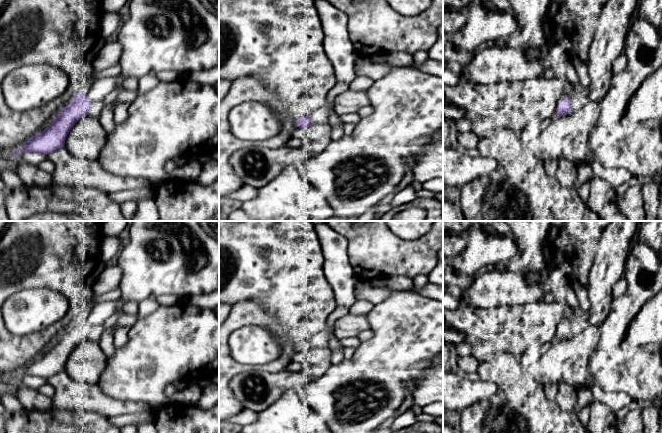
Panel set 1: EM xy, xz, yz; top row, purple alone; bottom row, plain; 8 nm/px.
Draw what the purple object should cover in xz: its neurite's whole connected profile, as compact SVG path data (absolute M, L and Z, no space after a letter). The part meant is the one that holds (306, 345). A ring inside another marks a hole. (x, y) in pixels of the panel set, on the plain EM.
M326 326L324 330L315 334L308 340L296 345L296 348L299 352L307 352L311 348L323 348L328 347L330 337L334 334L334 328Z

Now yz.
M566 310L559 322L558 330L556 332L556 337L558 341L565 340L572 336L570 324L571 318L571 315Z

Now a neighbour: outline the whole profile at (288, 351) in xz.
M284 342L281 345L281 354L275 361L263 364L256 368L268 372L278 372L285 370L287 365L293 361L293 357L297 352L299 351L297 350L296 345L291 345Z

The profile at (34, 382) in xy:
M21 376L18 381L26 388L38 390L42 385L47 383L47 379L38 376Z

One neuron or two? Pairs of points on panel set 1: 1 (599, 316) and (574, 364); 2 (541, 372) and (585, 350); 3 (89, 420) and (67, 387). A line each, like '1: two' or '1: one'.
1: two
2: one
3: two

